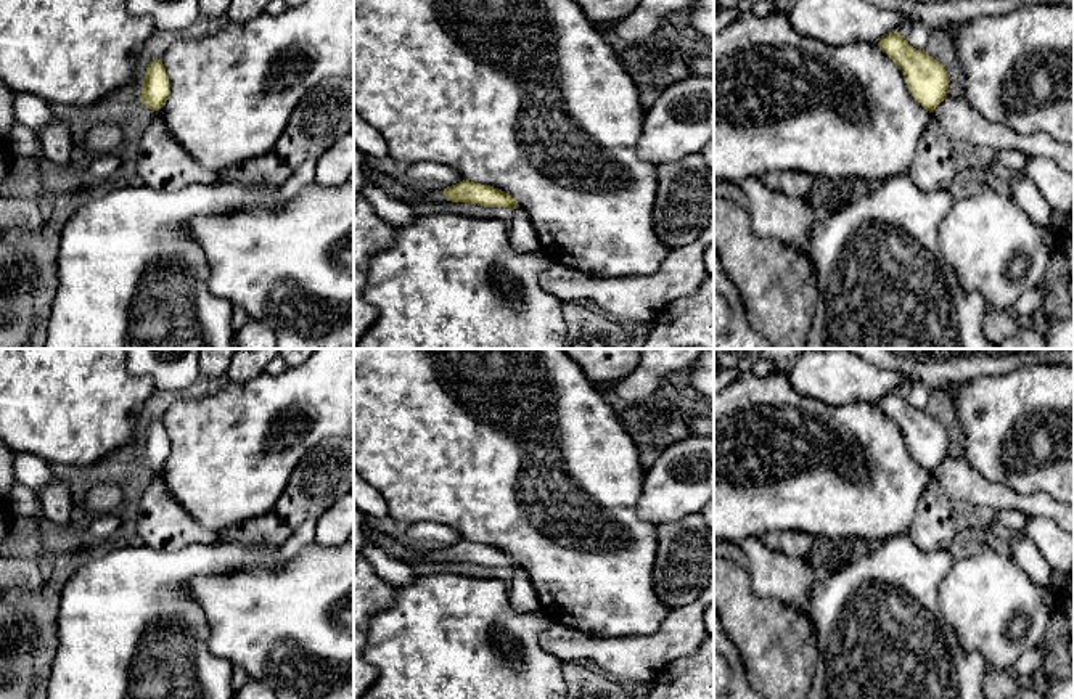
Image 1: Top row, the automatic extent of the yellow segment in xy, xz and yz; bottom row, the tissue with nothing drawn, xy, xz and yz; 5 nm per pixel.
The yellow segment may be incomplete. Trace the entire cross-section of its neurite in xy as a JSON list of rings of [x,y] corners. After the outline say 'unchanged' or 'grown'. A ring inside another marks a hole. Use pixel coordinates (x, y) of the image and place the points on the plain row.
[[[154,419],[145,431],[140,463],[153,472],[161,469],[170,455],[170,440],[162,419]]] | unchanged

